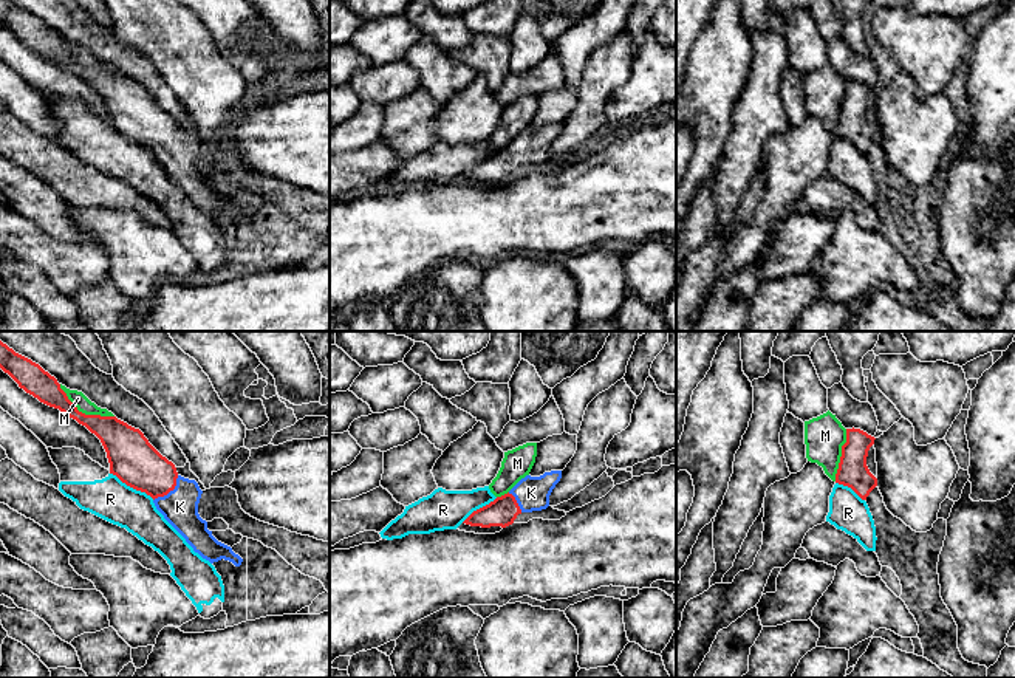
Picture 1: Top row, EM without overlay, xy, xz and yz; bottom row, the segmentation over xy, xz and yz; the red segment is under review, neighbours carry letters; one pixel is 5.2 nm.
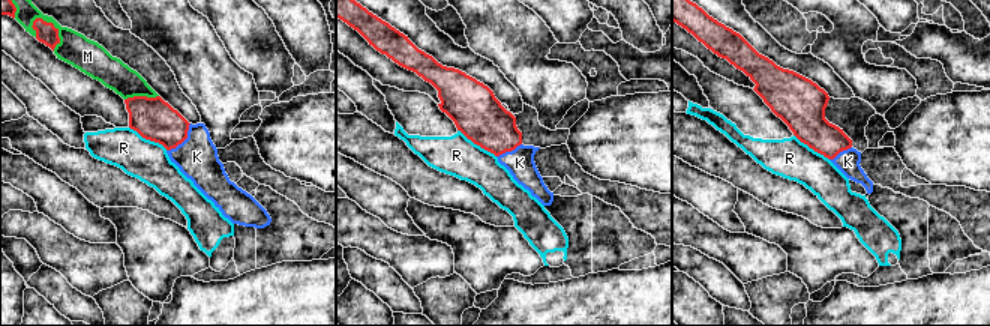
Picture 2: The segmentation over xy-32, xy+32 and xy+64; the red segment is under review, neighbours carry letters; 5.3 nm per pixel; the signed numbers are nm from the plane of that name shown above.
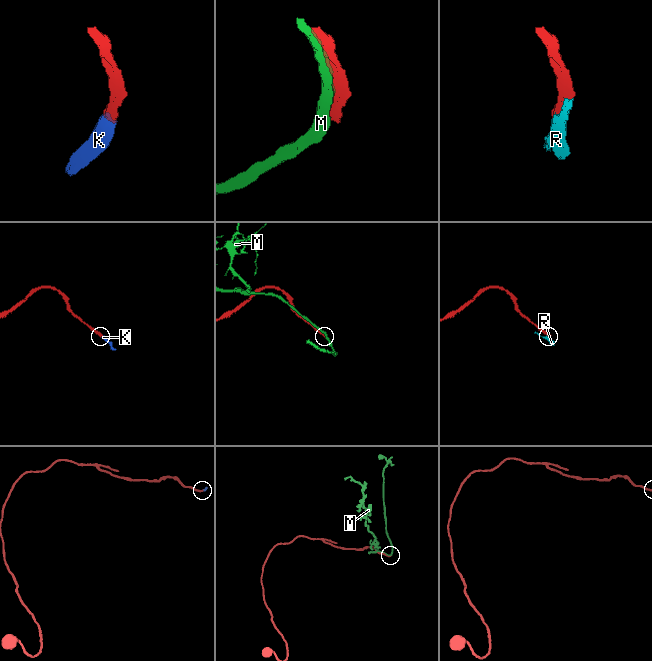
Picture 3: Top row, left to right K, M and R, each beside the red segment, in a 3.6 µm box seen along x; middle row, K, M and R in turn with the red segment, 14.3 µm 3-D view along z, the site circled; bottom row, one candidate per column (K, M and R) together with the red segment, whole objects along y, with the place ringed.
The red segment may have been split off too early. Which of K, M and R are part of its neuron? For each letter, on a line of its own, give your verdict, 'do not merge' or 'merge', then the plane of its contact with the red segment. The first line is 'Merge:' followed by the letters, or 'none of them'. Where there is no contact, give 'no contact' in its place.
Merge: K
K: merge; meets red in xy
M: do not merge; meets red in xy
R: do not merge; meets red in xy

